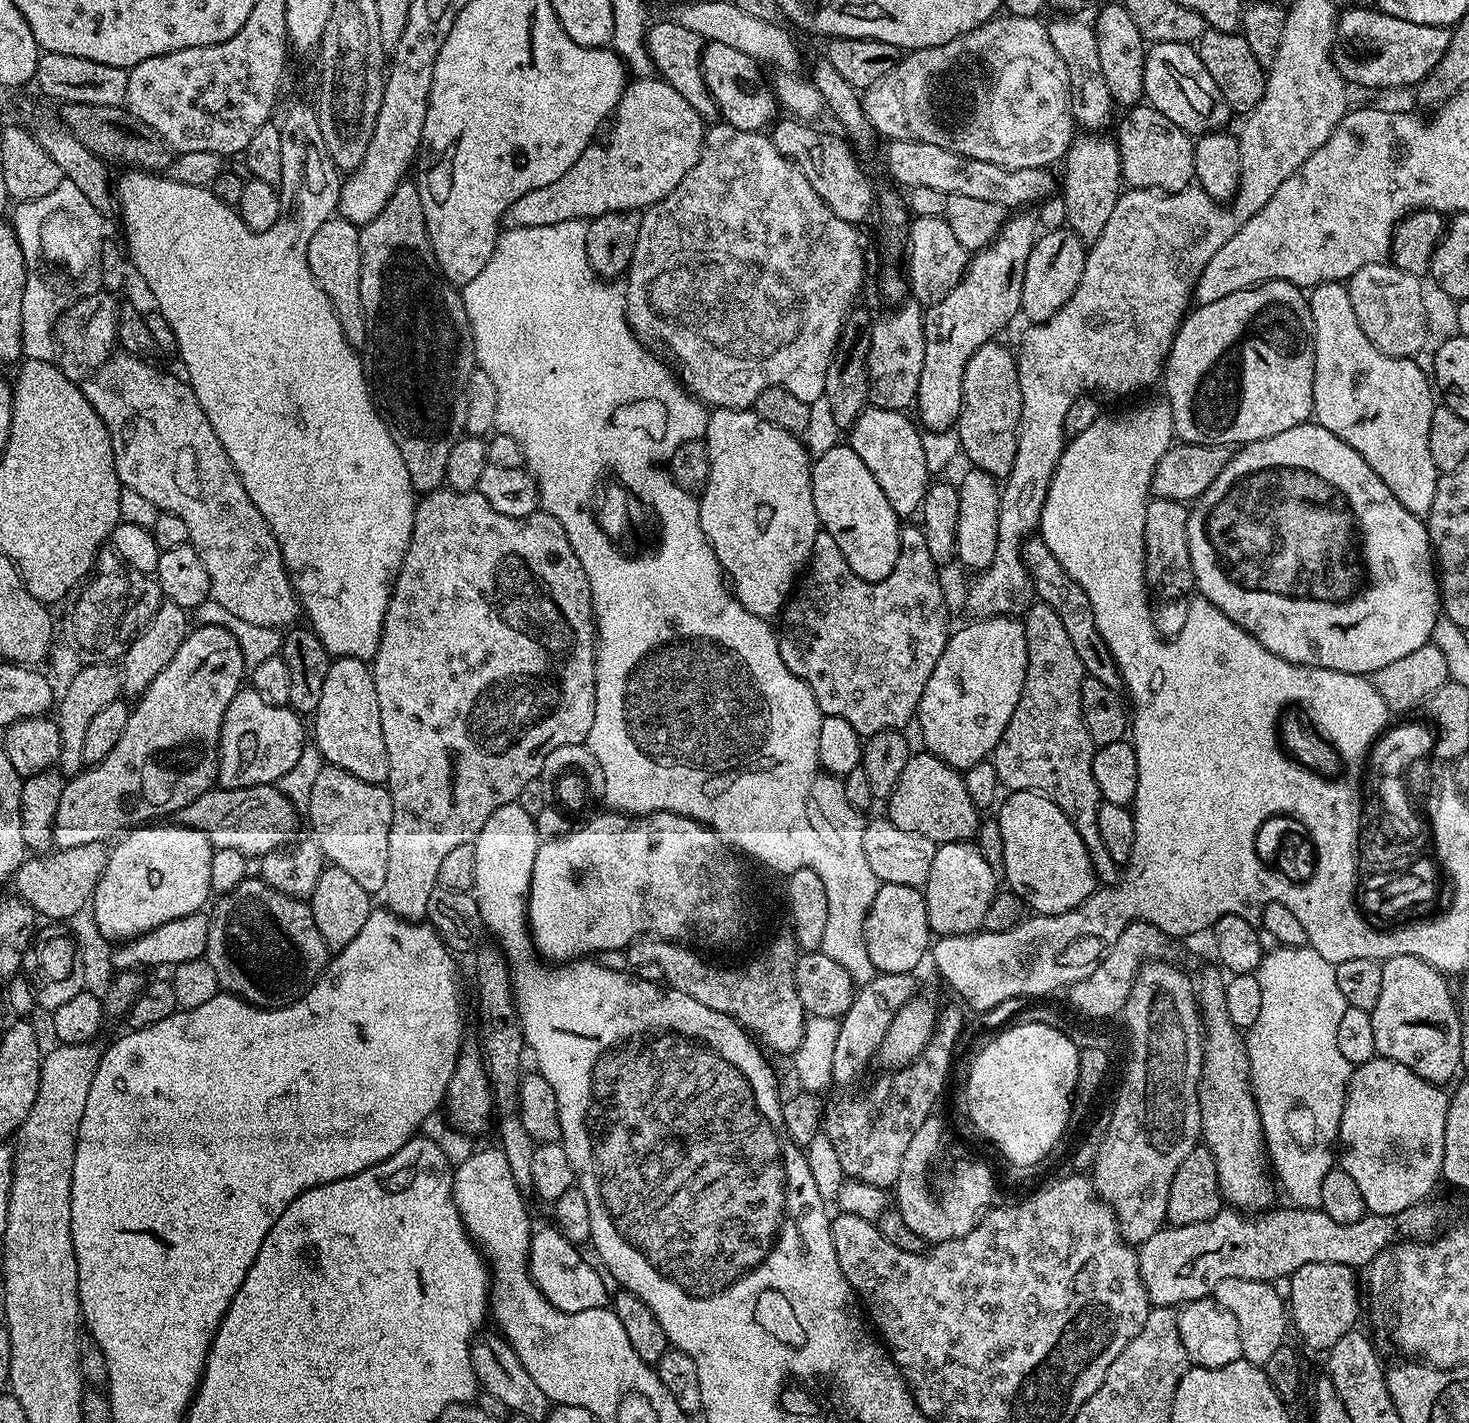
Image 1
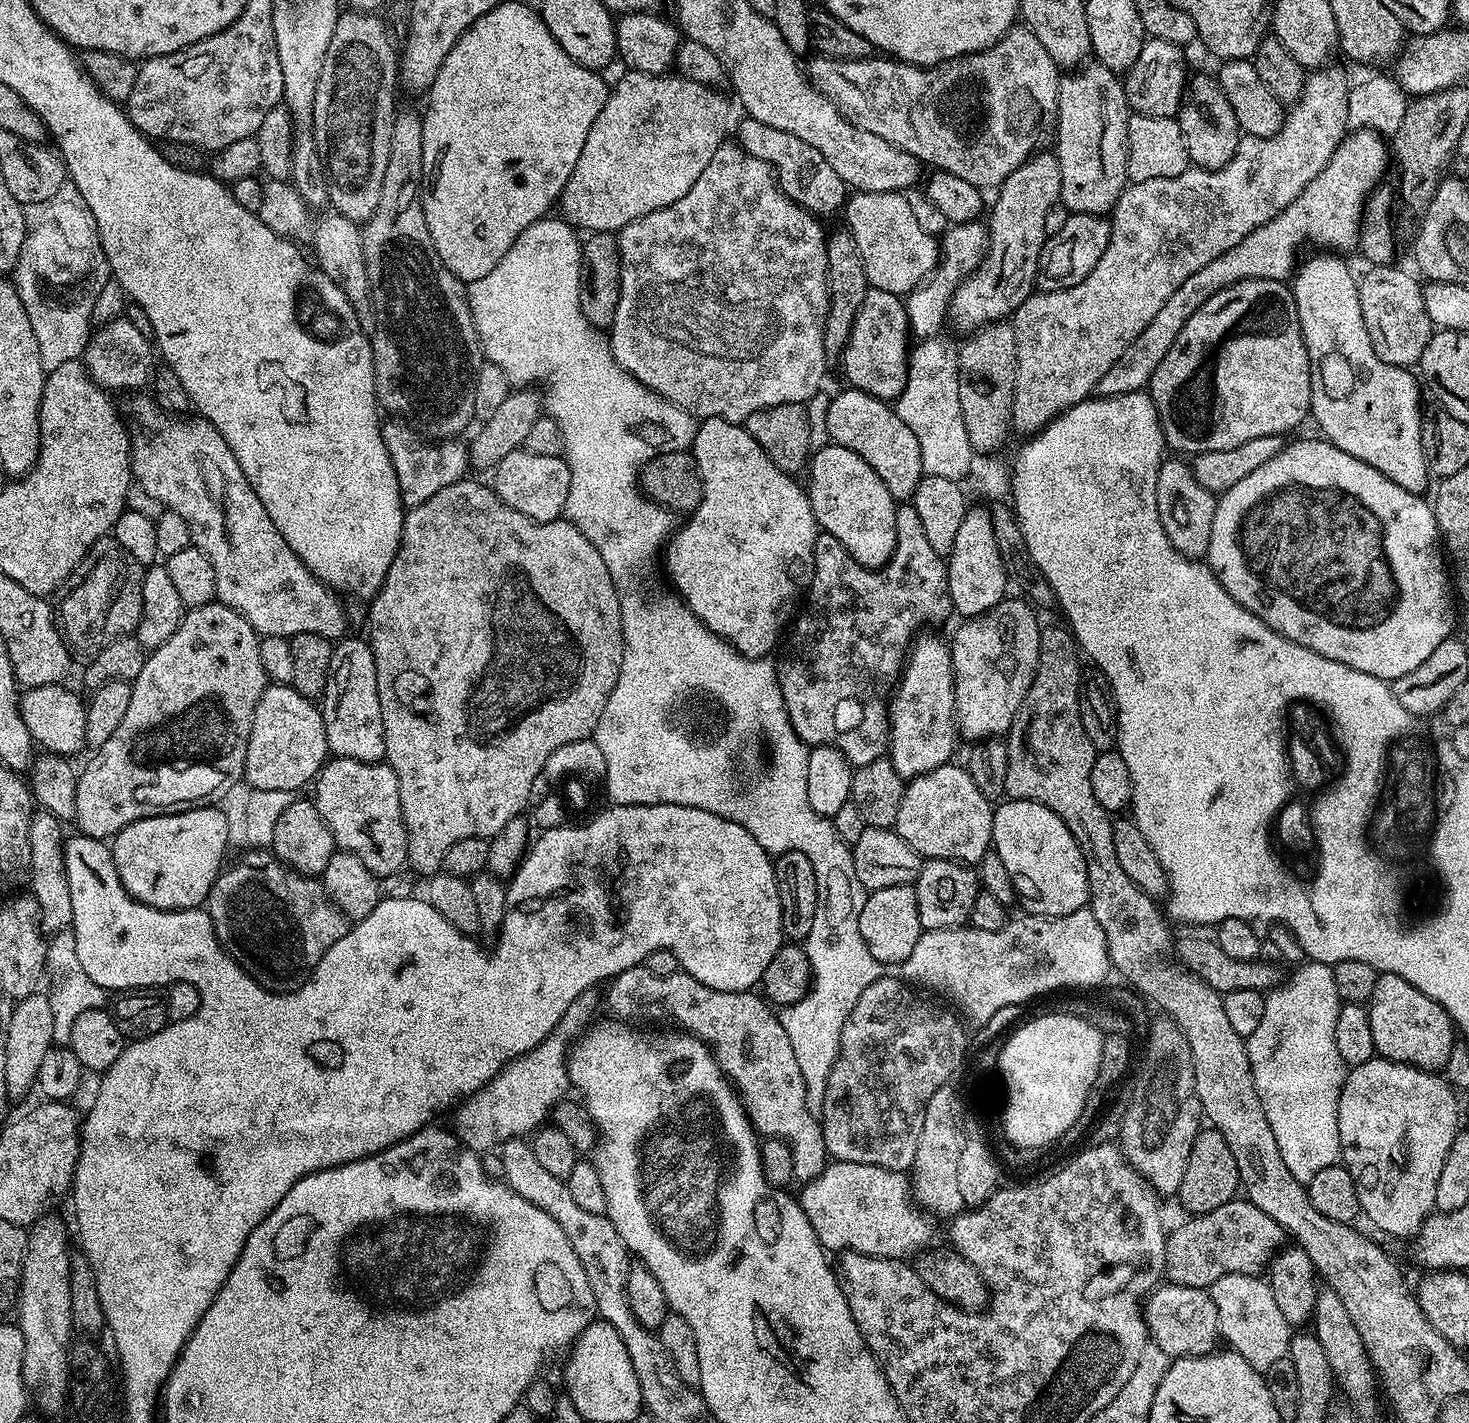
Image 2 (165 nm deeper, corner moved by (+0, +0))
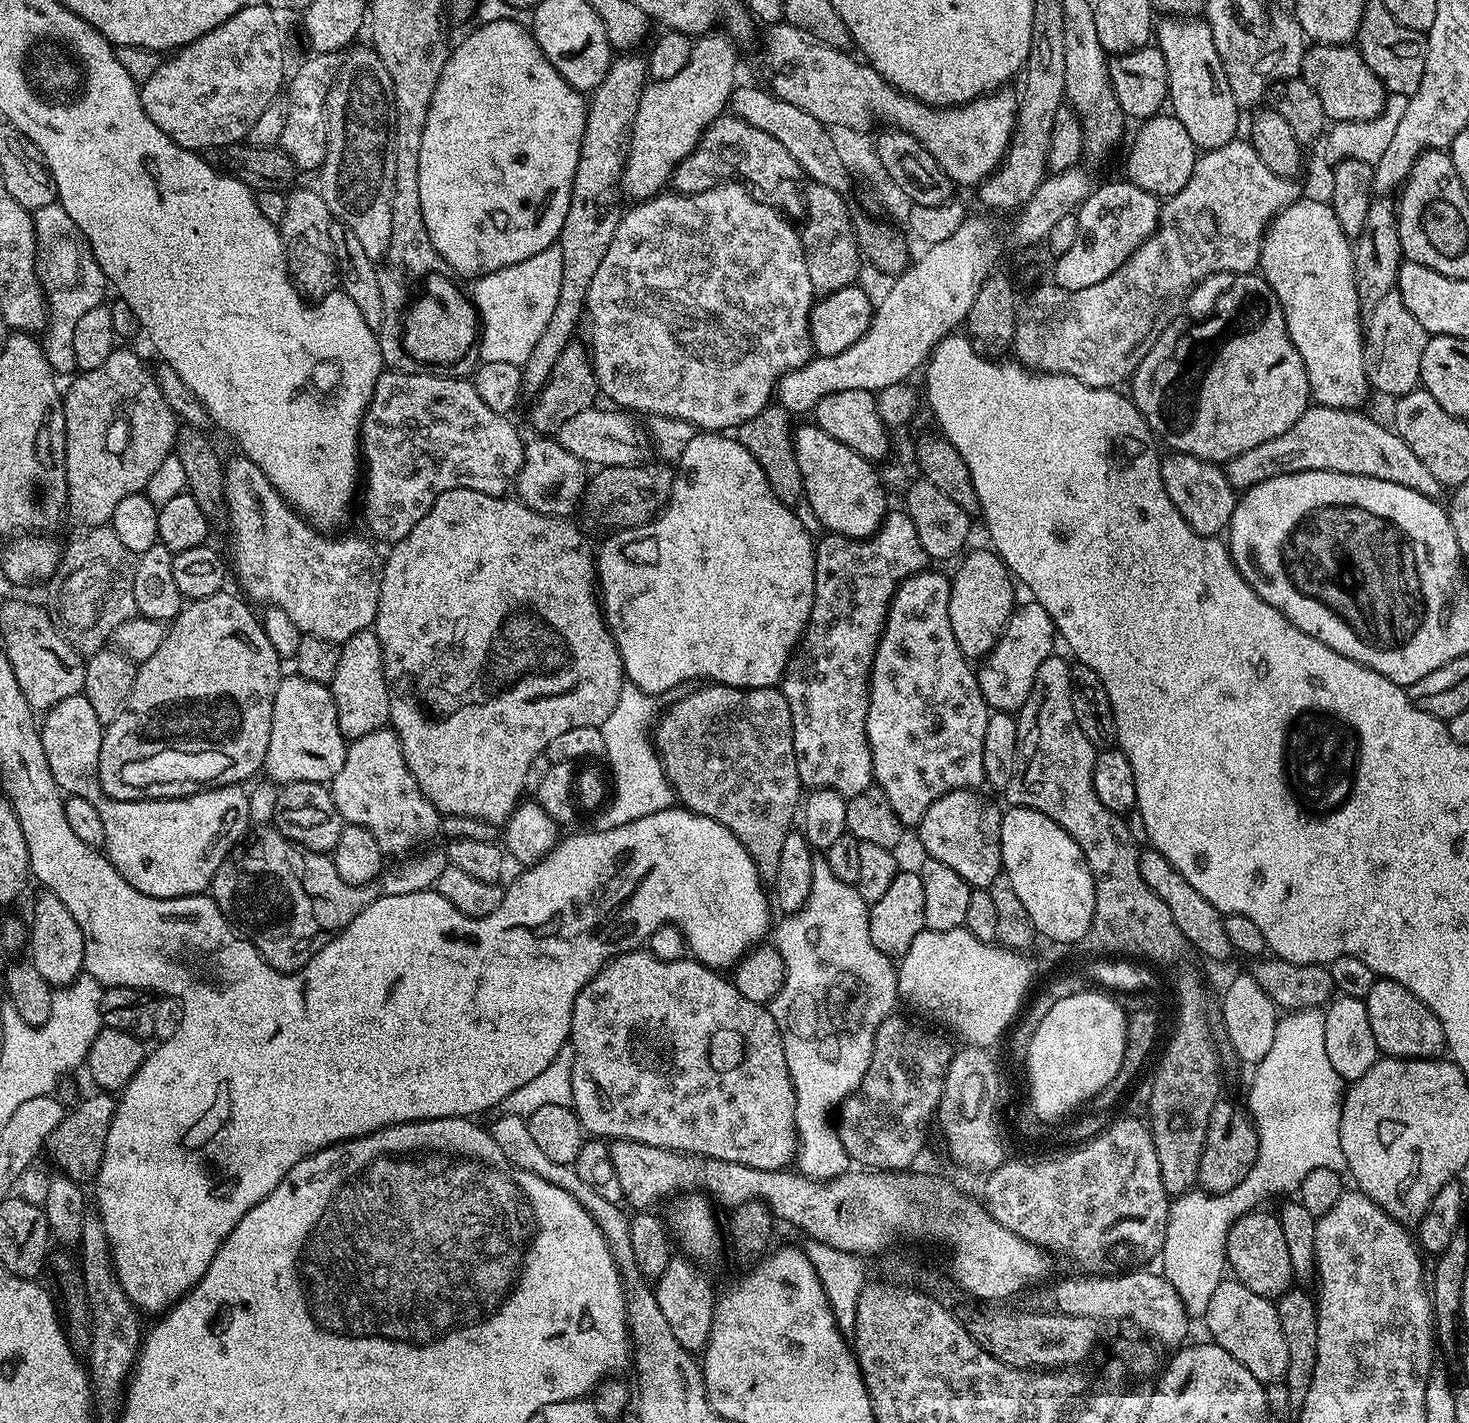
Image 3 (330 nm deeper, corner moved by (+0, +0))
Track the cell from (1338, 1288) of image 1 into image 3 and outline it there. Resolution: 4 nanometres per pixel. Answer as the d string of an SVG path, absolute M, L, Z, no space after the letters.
M1253 1210L1245 1213L1244 1216L1234 1221L1232 1229L1229 1230L1228 1241L1225 1242L1227 1252L1227 1267L1231 1275L1240 1281L1246 1290L1254 1290L1254 1294L1267 1296L1269 1298L1278 1298L1283 1292L1287 1292L1293 1287L1294 1277L1292 1267L1290 1266L1290 1254L1286 1250L1286 1234L1282 1230L1279 1219L1272 1216L1265 1210Z

